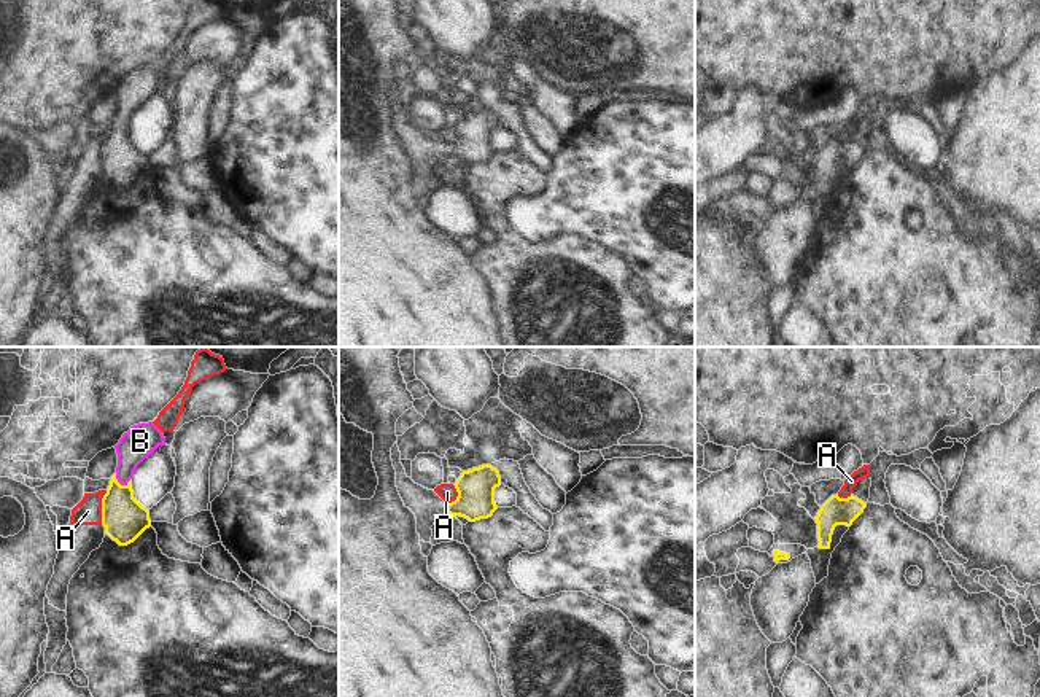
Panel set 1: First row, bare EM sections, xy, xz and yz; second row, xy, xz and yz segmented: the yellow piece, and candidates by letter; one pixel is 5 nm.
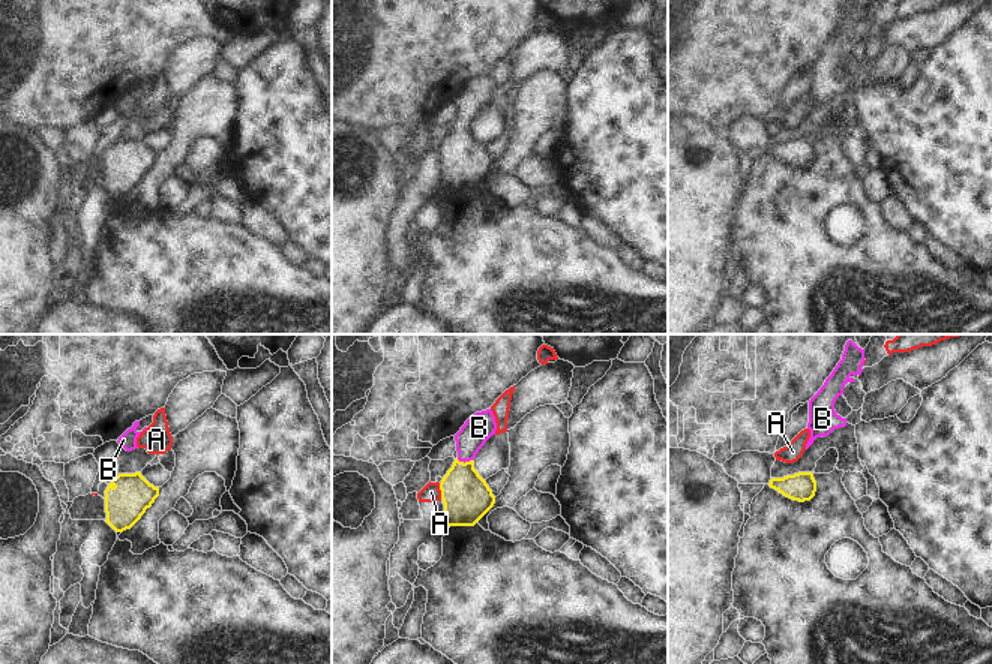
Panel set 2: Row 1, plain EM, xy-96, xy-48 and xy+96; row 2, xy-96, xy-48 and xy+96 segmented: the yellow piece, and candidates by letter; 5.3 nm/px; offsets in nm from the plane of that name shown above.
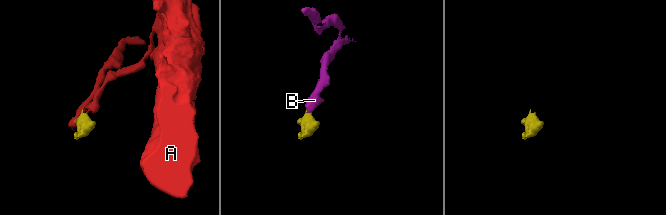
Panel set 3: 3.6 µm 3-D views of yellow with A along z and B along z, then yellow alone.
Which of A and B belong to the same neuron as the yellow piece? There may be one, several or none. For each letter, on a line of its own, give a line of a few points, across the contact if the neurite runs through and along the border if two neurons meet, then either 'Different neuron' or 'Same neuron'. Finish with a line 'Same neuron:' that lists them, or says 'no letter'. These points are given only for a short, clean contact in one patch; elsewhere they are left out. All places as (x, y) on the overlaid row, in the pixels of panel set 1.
A: Line: xy (107, 490), (102, 498), (100, 524). Different neuron
B: Line: xy (124, 519), (120, 510), (120, 484), (131, 451), (140, 441). Same neuron
Same neuron: B

